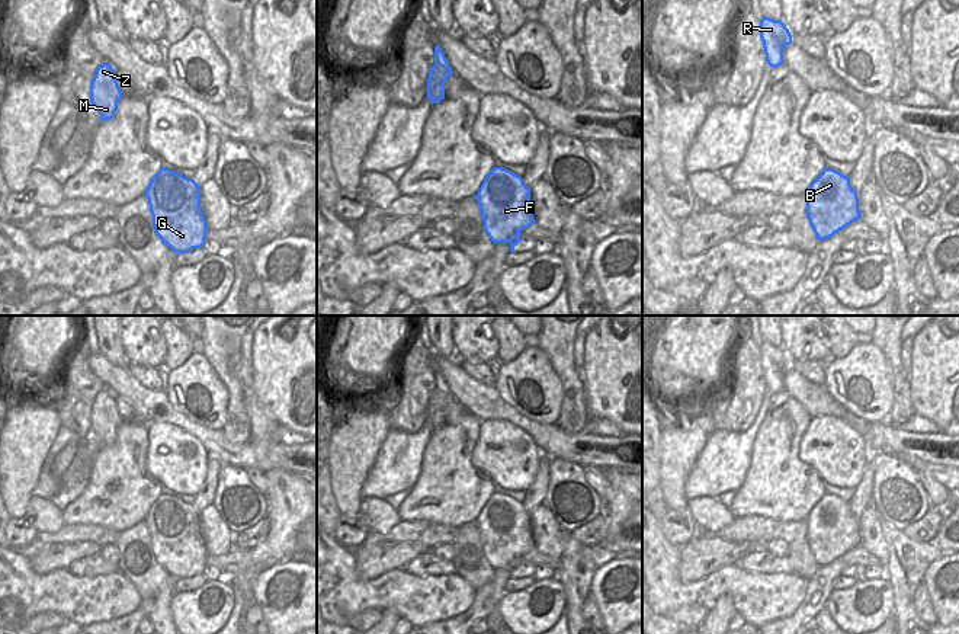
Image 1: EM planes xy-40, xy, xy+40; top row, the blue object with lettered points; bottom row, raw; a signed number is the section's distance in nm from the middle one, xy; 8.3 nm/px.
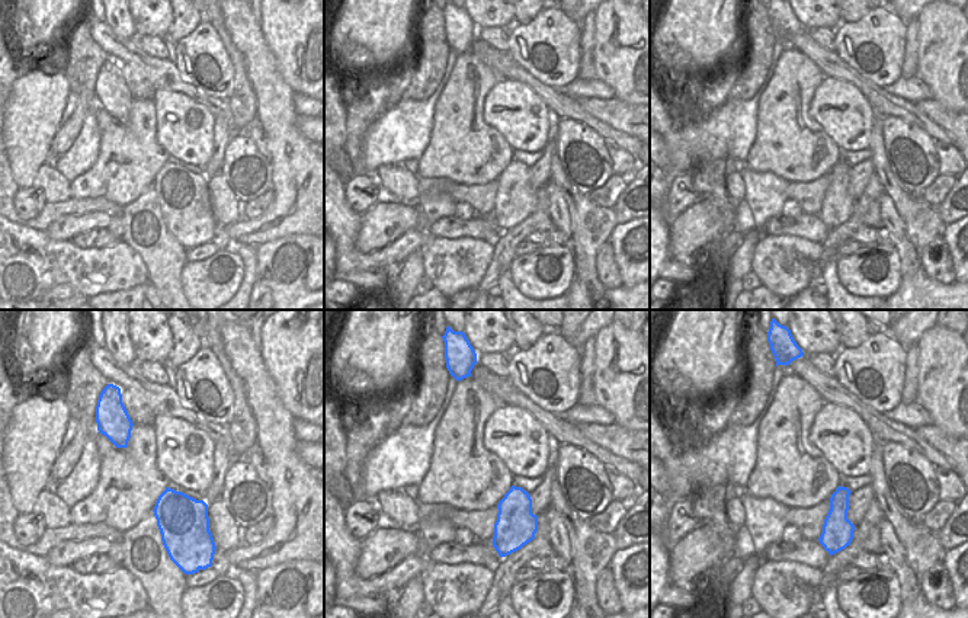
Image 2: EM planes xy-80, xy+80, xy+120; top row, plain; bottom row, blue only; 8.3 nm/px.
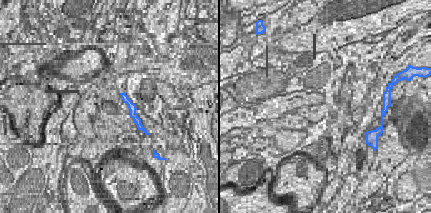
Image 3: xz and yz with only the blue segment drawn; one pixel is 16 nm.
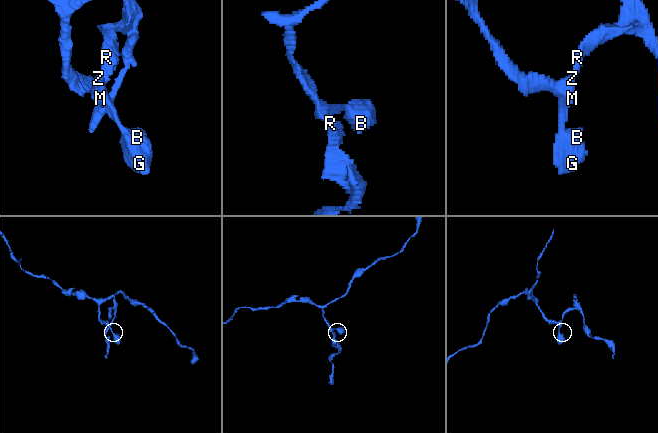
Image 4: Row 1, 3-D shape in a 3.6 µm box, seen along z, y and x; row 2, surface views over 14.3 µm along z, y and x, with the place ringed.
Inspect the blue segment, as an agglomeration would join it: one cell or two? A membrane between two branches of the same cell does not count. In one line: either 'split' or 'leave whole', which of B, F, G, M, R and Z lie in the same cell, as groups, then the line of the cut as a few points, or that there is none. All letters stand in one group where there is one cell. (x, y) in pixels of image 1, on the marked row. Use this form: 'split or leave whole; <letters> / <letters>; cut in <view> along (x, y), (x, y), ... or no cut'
split; B F G M Z / R; cut in xy along (435, 63), (448, 69)

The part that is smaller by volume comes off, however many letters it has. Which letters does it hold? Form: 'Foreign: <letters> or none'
Foreign: R

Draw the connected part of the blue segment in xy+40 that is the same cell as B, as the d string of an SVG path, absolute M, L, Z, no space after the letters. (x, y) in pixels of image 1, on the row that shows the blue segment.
M825 167L806 190L806 217L820 241L862 218L850 177Z

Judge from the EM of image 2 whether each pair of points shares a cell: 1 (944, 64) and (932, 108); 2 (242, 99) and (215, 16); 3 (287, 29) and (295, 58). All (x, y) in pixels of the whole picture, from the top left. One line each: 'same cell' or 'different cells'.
1: different cells
2: same cell
3: same cell

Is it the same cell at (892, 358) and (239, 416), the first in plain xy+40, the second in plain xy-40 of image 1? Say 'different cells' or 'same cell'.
same cell

